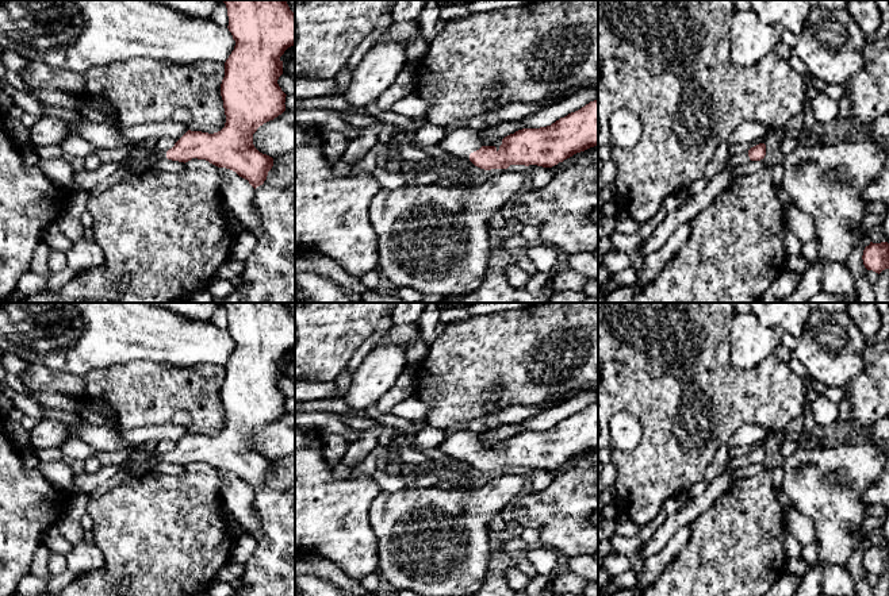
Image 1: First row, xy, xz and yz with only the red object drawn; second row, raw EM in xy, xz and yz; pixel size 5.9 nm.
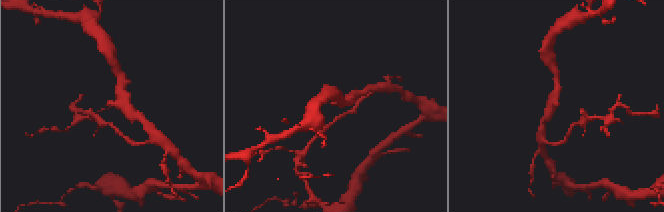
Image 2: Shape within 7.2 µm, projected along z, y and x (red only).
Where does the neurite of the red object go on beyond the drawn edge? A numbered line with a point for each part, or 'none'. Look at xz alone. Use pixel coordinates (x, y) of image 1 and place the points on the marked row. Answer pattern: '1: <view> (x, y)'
1: xz (462, 142)

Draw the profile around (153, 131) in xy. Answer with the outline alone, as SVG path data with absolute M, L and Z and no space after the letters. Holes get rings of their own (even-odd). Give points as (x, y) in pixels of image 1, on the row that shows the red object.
M172 120L143 123L129 128L118 126L118 130L130 146L160 139L177 142L188 131L185 124Z

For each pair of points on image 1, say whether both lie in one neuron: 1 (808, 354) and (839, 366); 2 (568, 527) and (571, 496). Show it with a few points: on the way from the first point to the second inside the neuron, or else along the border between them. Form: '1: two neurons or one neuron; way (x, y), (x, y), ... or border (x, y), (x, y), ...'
1: one neuron; way (816, 354), (823, 354), (831, 360)
2: one neuron; way (568, 519), (568, 504)

